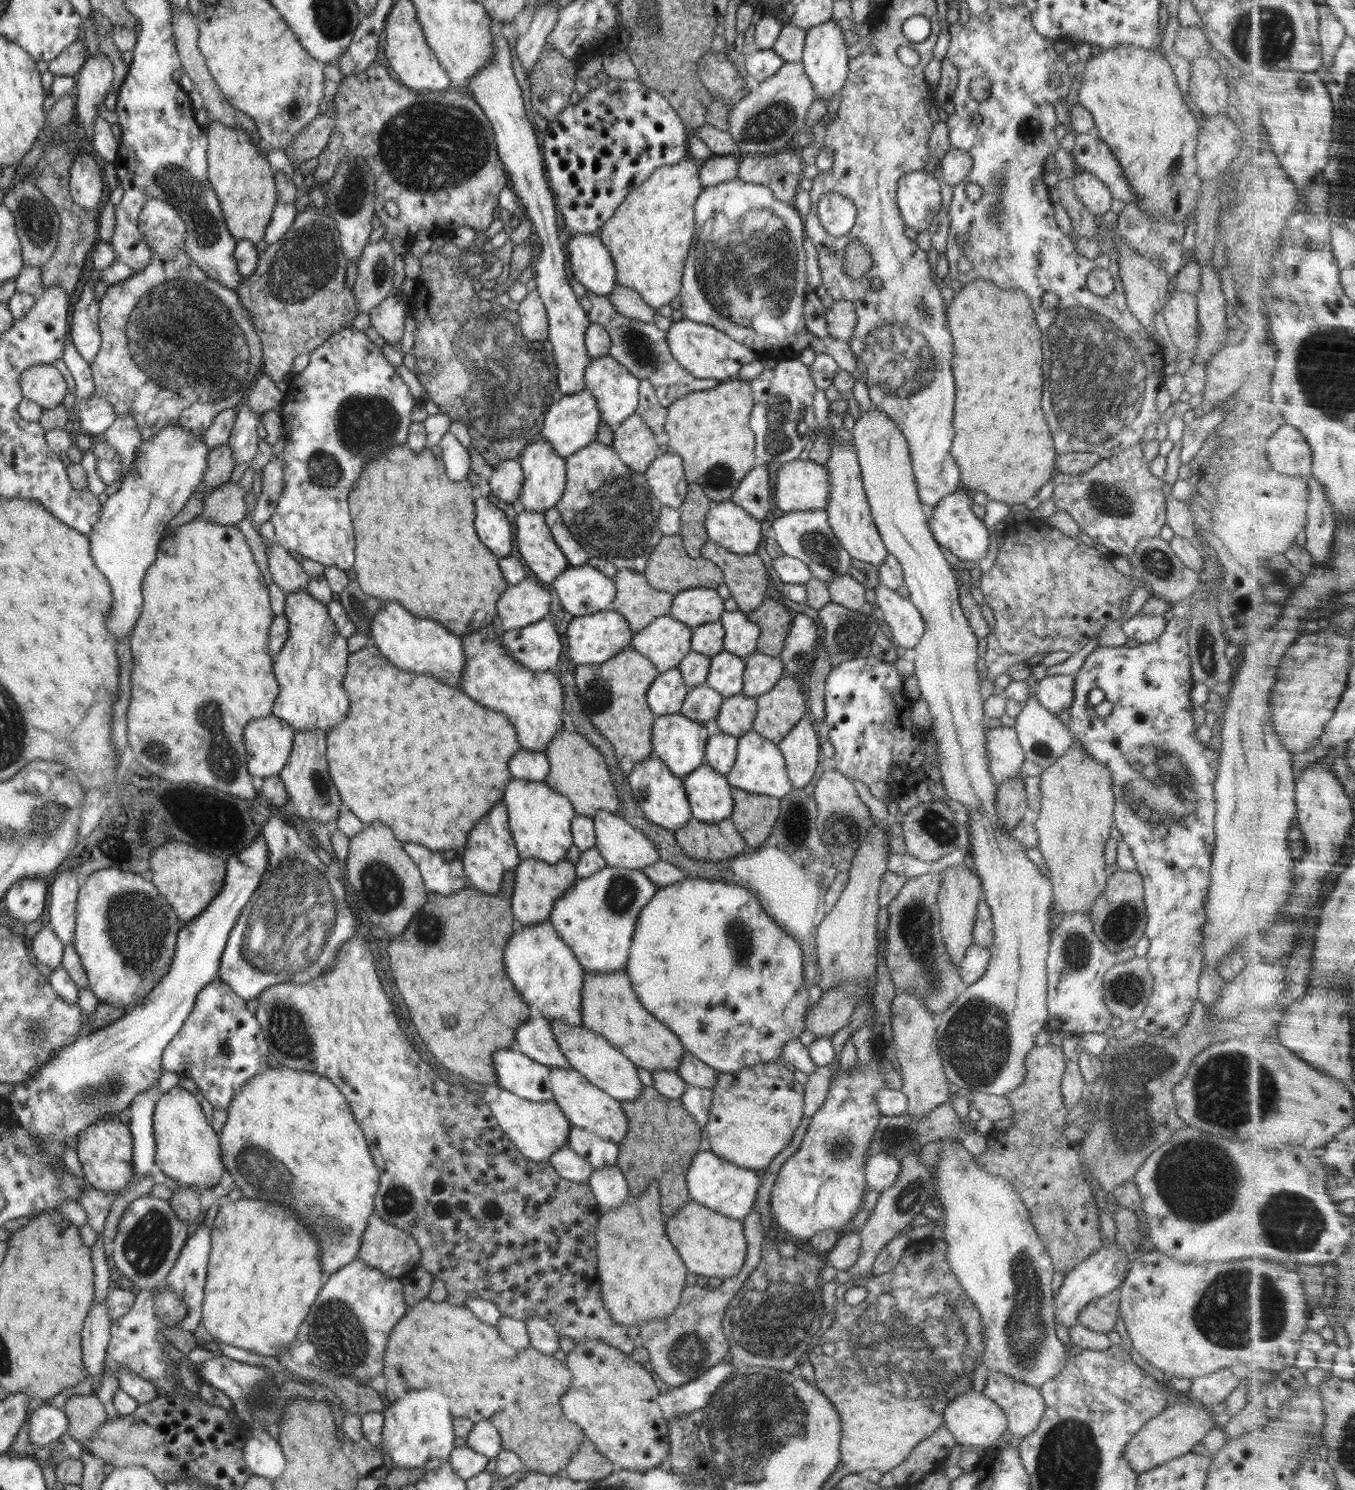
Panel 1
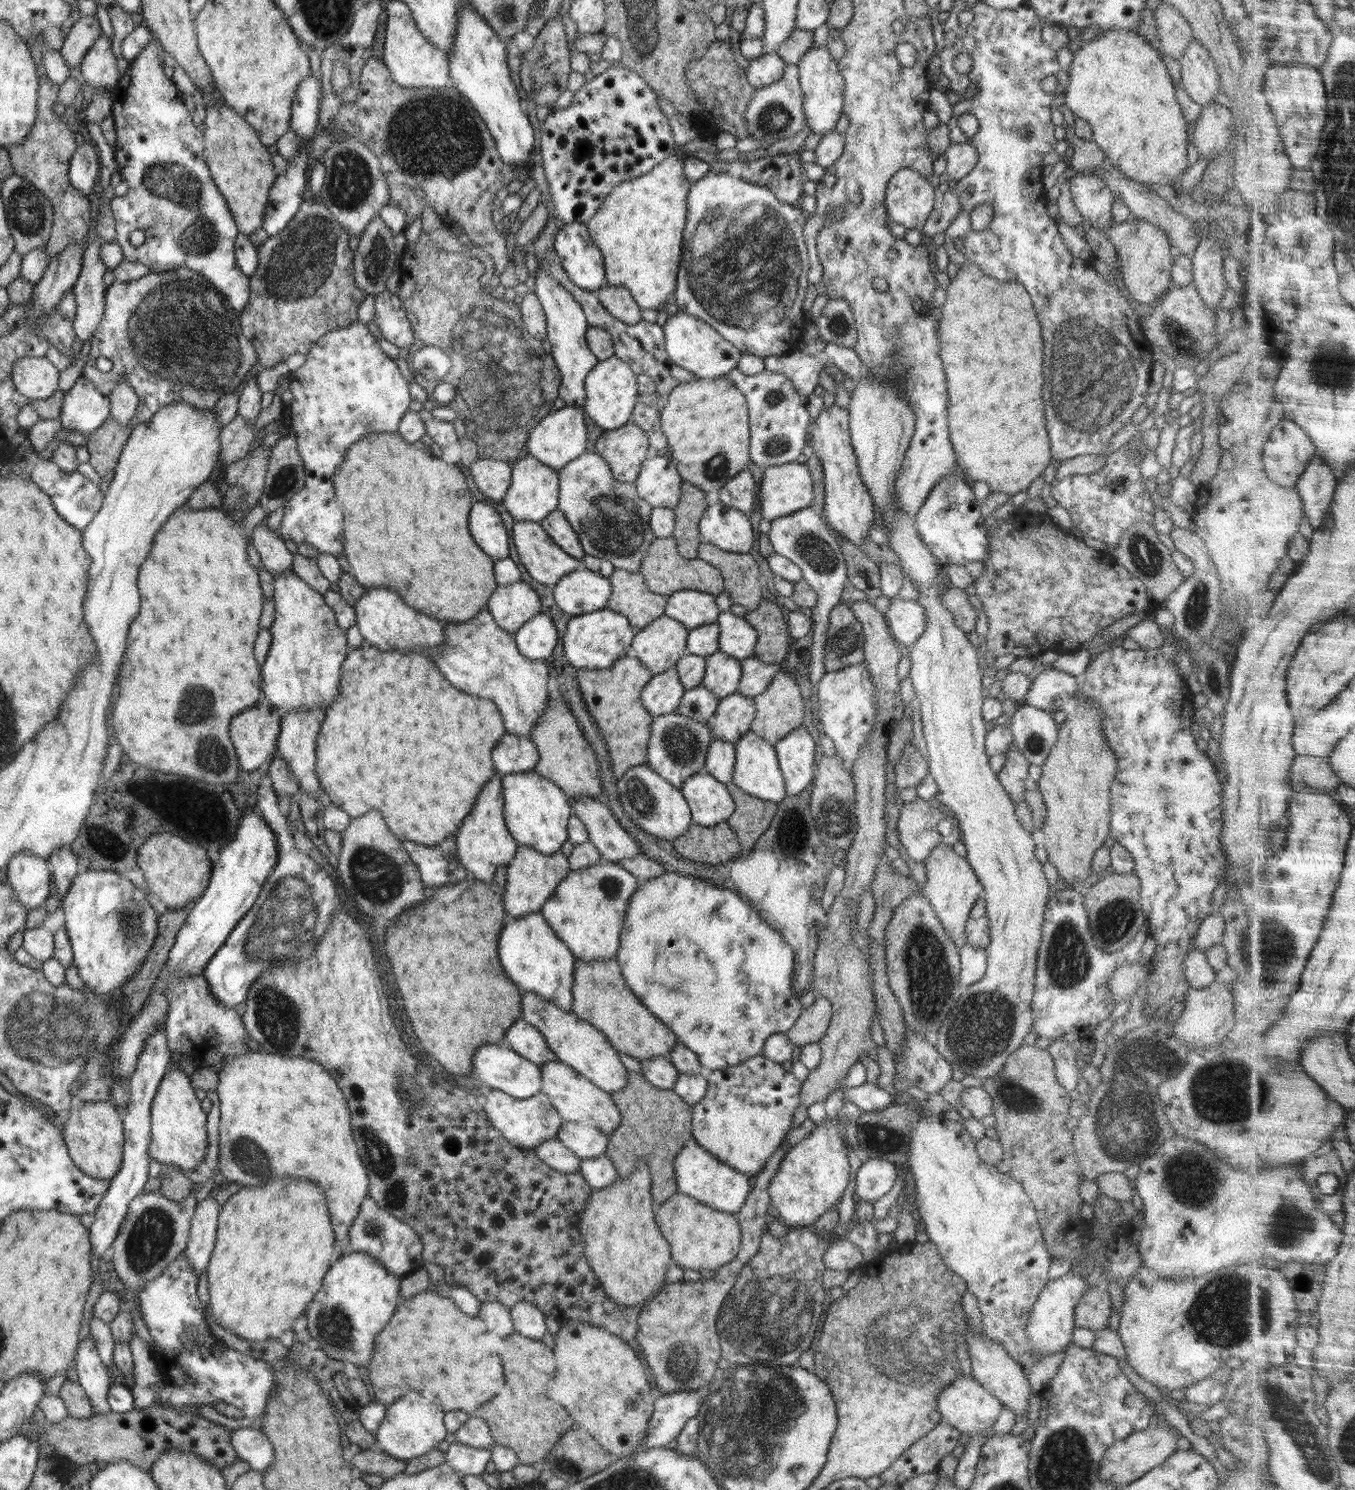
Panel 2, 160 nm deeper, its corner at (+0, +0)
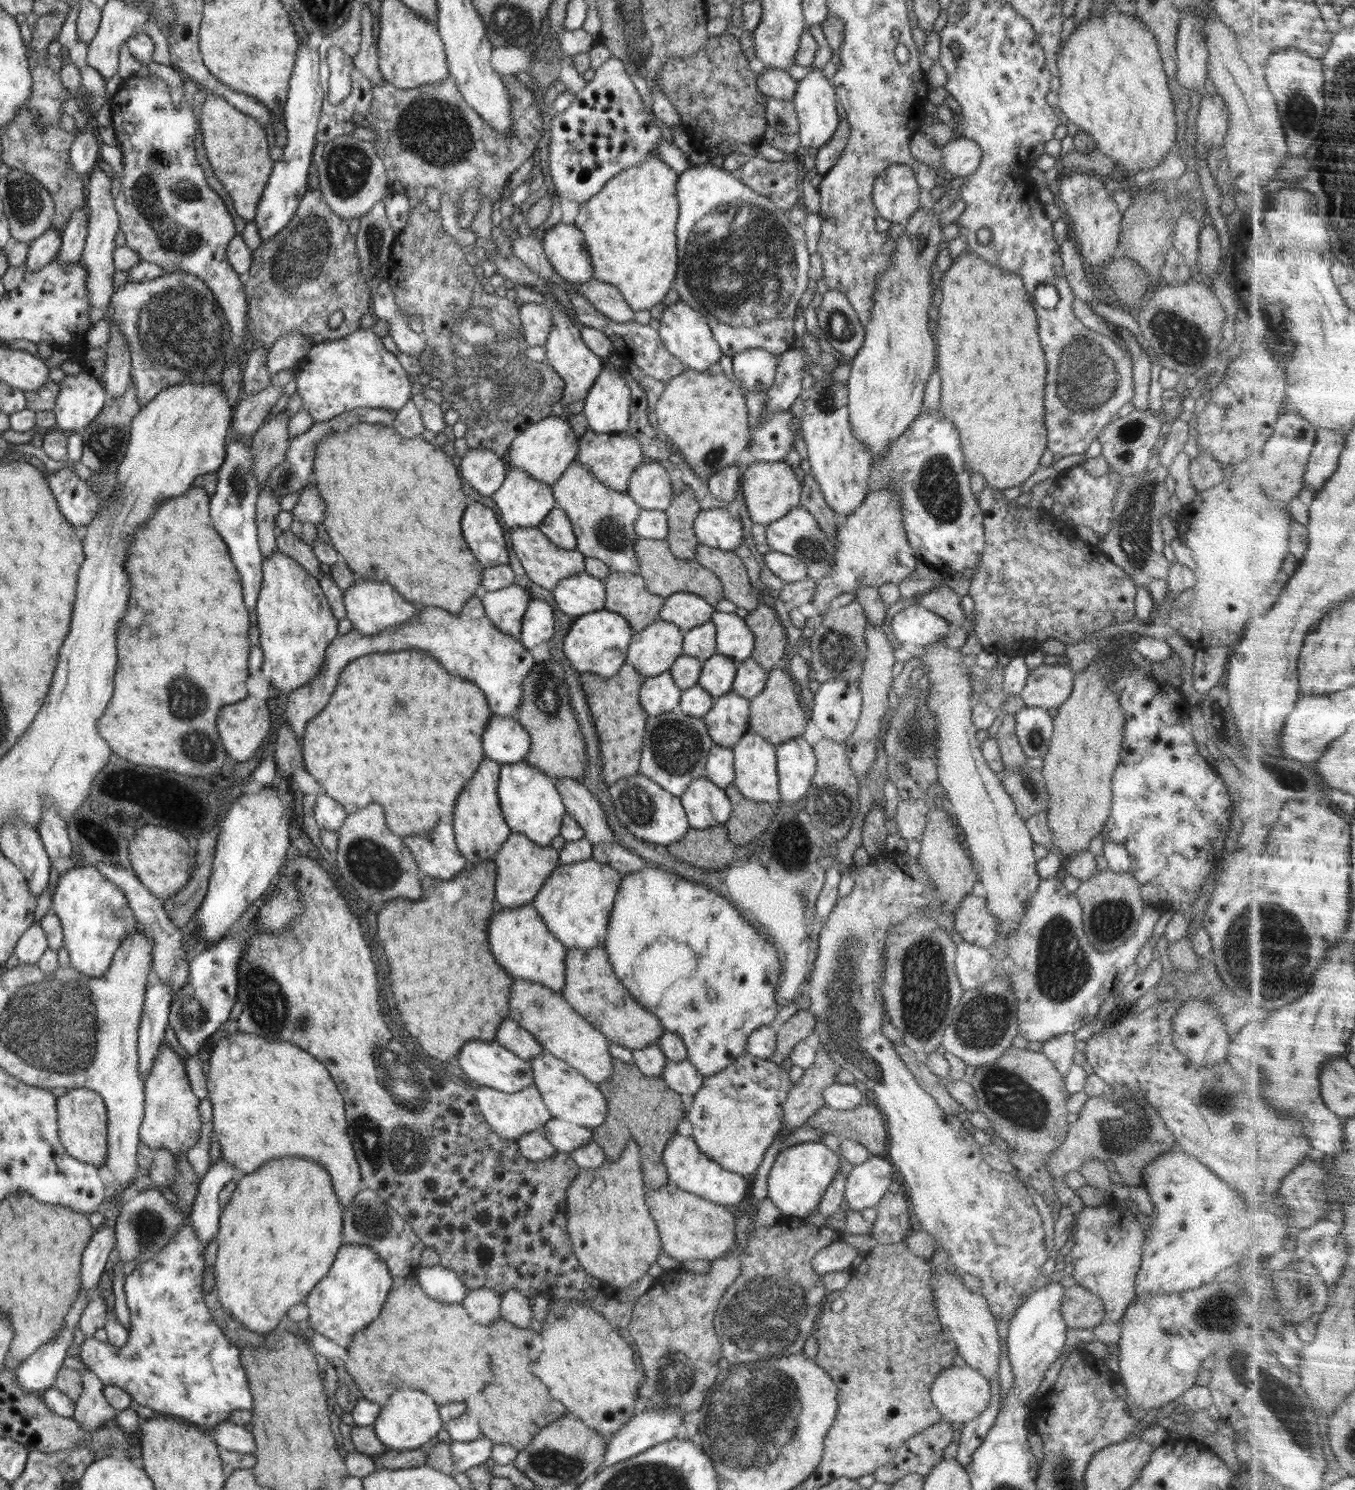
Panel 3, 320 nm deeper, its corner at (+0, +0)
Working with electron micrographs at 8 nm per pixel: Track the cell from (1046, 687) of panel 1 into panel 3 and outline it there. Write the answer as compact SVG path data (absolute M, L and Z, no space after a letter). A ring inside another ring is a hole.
M1042 663L1029 673L1020 693L1026 707L1058 708L1070 696L1075 673L1069 666Z

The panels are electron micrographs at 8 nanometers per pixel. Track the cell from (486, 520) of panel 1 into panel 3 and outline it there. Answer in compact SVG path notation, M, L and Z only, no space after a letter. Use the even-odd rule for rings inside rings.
M476 501L466 505L462 515L462 535L484 569L509 564L502 526L489 507Z

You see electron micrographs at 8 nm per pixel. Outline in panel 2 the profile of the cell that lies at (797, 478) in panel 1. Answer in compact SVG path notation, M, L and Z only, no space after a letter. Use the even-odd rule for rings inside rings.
M792 462L764 468L764 476L762 476L762 481L759 483L757 500L759 500L762 520L765 525L791 512L810 507L813 498L812 475L810 475L806 464Z

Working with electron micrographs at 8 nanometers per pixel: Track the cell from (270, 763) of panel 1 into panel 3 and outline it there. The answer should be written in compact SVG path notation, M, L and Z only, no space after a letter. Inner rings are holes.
M246 696L240 702L224 705L219 710L215 725L227 754L237 762L246 762L252 758L268 732L275 728L275 724L270 721L268 705L256 696Z

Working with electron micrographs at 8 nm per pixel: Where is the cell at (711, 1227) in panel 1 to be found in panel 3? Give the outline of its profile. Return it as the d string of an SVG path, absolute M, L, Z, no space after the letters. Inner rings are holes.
M670 1182L646 1192L645 1201L657 1226L662 1250L680 1264L697 1258L712 1262L731 1248L736 1236L737 1216L720 1203L693 1195Z

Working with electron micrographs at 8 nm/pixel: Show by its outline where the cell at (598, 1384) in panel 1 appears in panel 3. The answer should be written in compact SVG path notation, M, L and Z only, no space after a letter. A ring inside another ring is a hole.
M574 1299L551 1300L549 1313L540 1332L543 1346L542 1358L534 1362L532 1374L536 1374L542 1384L556 1400L560 1400L568 1412L576 1416L586 1428L598 1432L604 1438L614 1436L624 1424L628 1424L638 1414L636 1402L640 1398L638 1389L644 1382L644 1374L637 1369L633 1360L634 1351L622 1339L618 1328L612 1326L596 1309Z

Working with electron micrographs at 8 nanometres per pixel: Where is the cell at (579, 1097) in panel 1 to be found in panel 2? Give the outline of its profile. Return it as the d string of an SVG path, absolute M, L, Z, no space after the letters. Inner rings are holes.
M558 1060L544 1063L540 1067L542 1093L548 1095L550 1104L557 1110L564 1123L588 1125L605 1135L609 1135L620 1124L620 1111L609 1092L604 1092L571 1066Z

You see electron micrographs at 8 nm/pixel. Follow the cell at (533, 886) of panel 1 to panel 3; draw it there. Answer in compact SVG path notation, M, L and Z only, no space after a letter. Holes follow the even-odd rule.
M511 831L510 836L501 844L500 850L493 856L497 866L496 905L499 908L520 908L531 904L540 892L542 884L551 876L551 872L560 865L559 852L551 846L540 846L519 832Z

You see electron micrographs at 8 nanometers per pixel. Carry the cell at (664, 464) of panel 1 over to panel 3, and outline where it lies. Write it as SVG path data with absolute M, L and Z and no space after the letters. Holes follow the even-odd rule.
M645 460L631 475L626 492L644 510L665 511L673 495L669 472L658 462Z

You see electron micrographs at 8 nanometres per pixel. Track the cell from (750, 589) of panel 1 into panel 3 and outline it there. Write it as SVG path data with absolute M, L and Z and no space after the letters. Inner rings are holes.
M699 544L693 560L711 570L720 579L723 598L734 602L737 608L756 610L764 592L752 586L747 569L736 553Z

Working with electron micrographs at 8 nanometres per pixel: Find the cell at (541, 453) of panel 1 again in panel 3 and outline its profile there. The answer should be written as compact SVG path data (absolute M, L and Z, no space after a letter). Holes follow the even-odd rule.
M514 468L509 470L504 482L491 497L504 518L504 524L508 524L511 530L539 527L556 504L551 486Z

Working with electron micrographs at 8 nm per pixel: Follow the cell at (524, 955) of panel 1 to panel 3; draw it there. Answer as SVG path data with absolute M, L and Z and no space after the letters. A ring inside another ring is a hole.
M531 904L520 908L497 907L488 924L488 942L496 962L510 976L543 984L559 993L563 991L566 970L564 957L567 949L548 930Z

